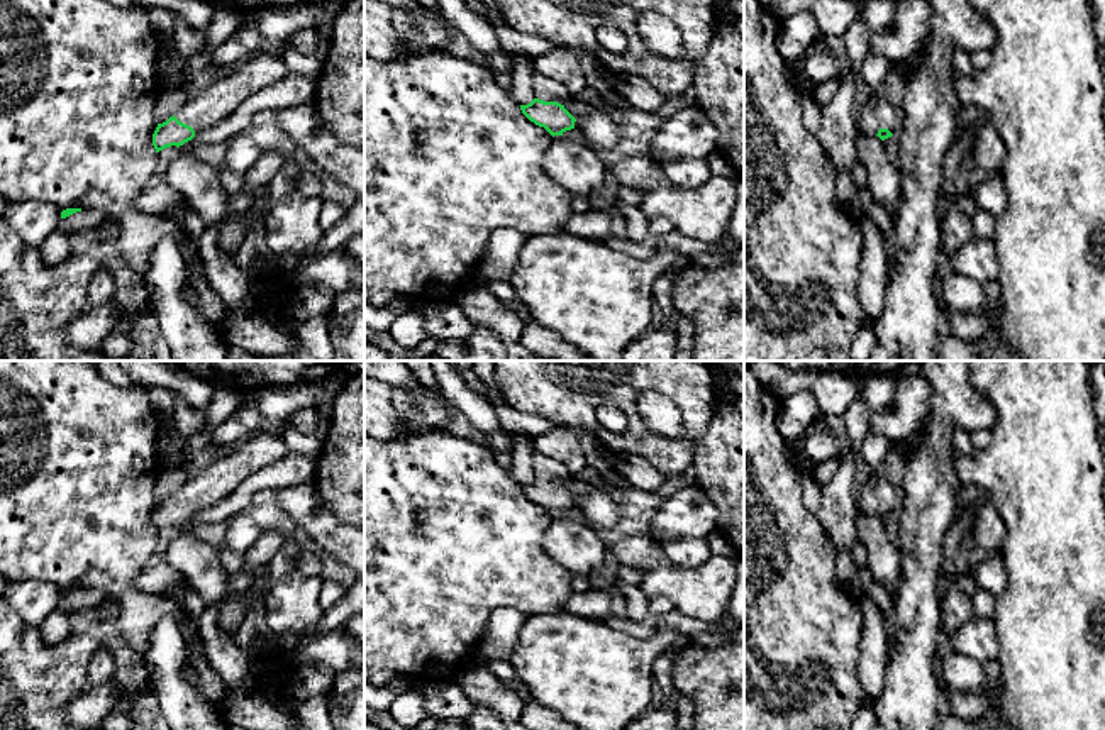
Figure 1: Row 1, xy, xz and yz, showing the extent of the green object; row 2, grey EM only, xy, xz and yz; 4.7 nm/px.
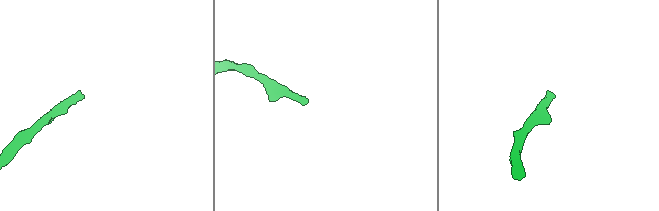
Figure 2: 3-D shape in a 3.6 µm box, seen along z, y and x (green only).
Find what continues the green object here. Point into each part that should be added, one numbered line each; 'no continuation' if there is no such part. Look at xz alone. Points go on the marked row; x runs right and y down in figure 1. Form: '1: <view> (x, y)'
1: xz (575, 107)

